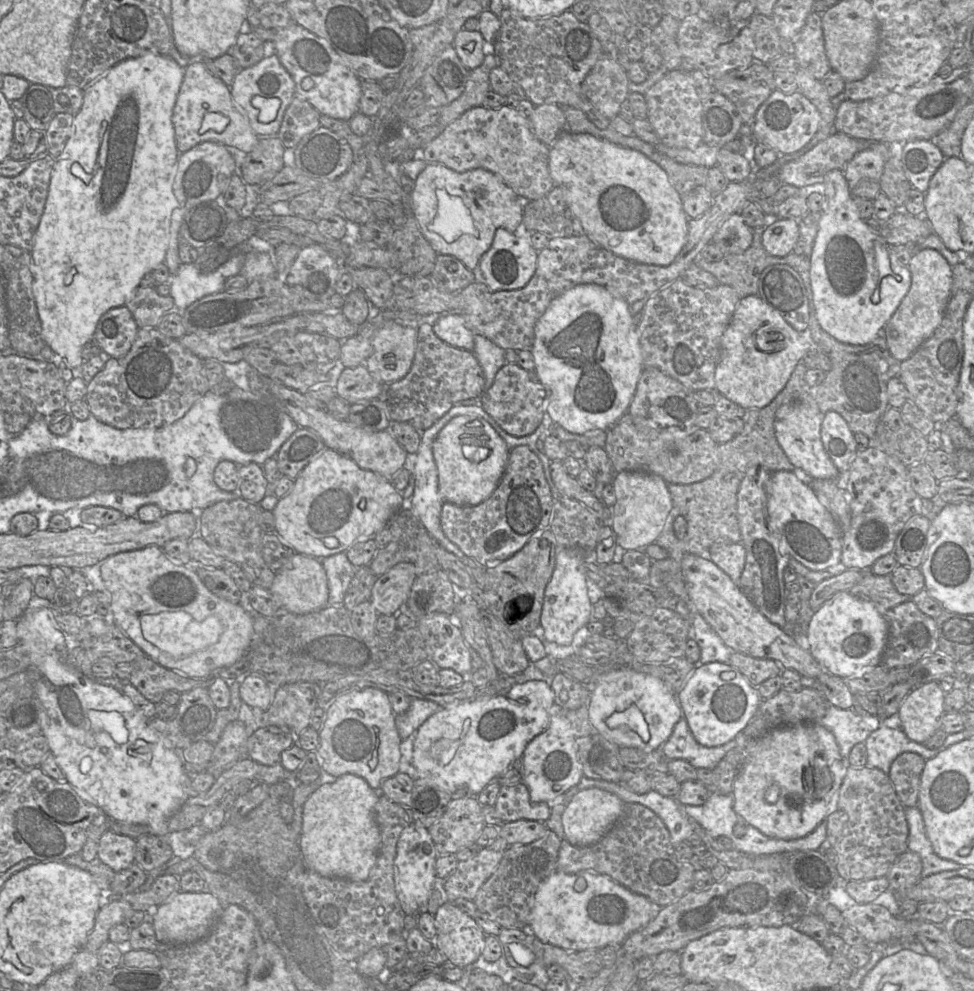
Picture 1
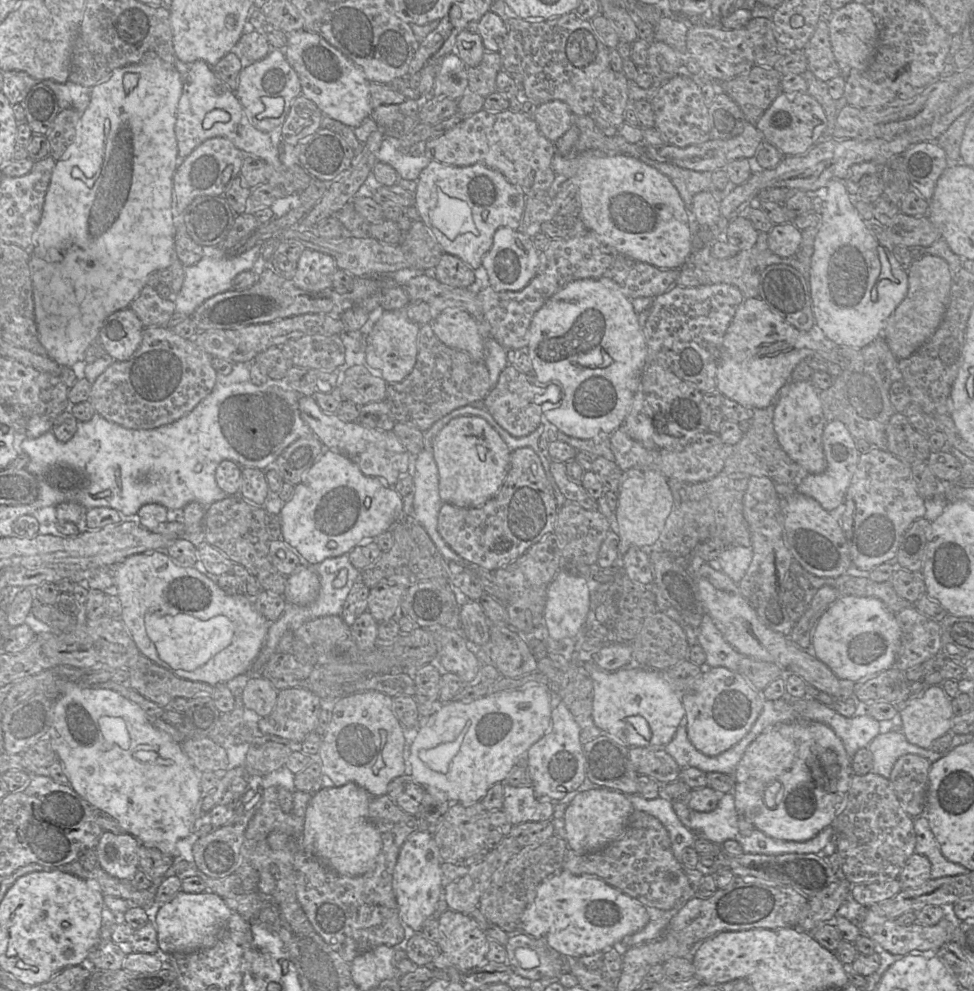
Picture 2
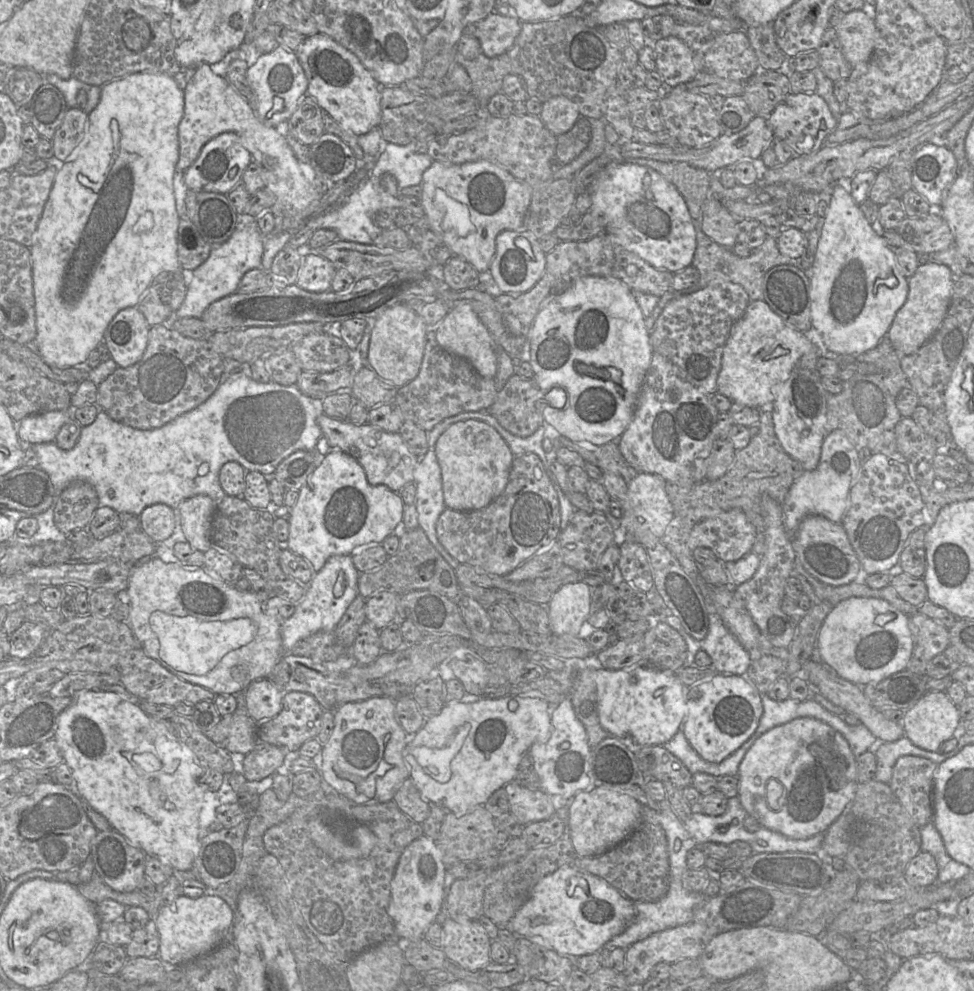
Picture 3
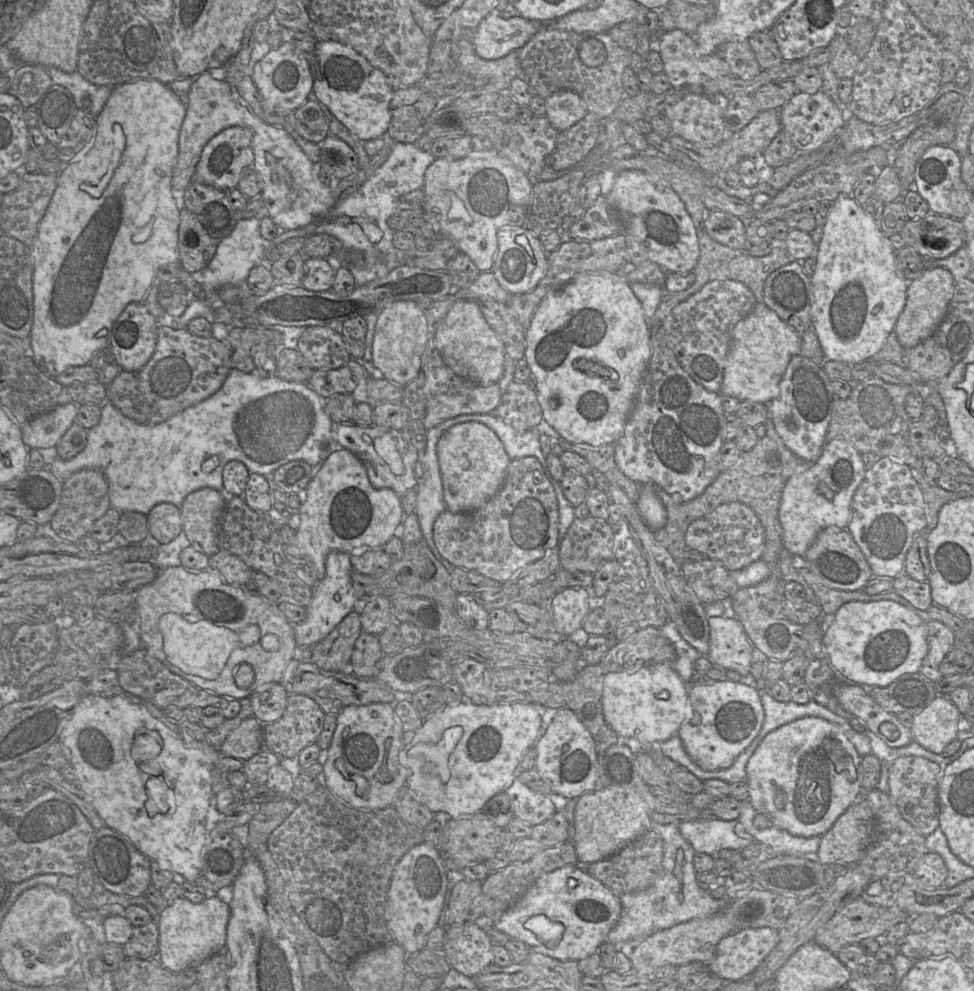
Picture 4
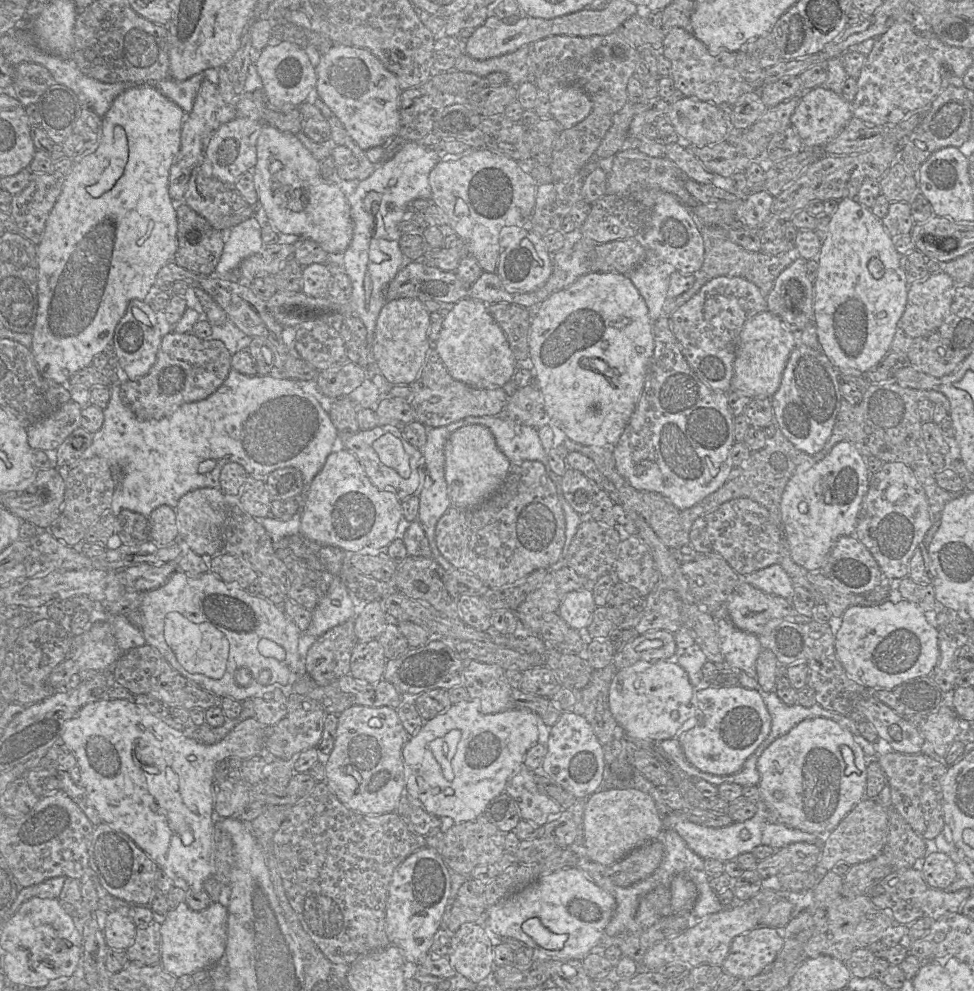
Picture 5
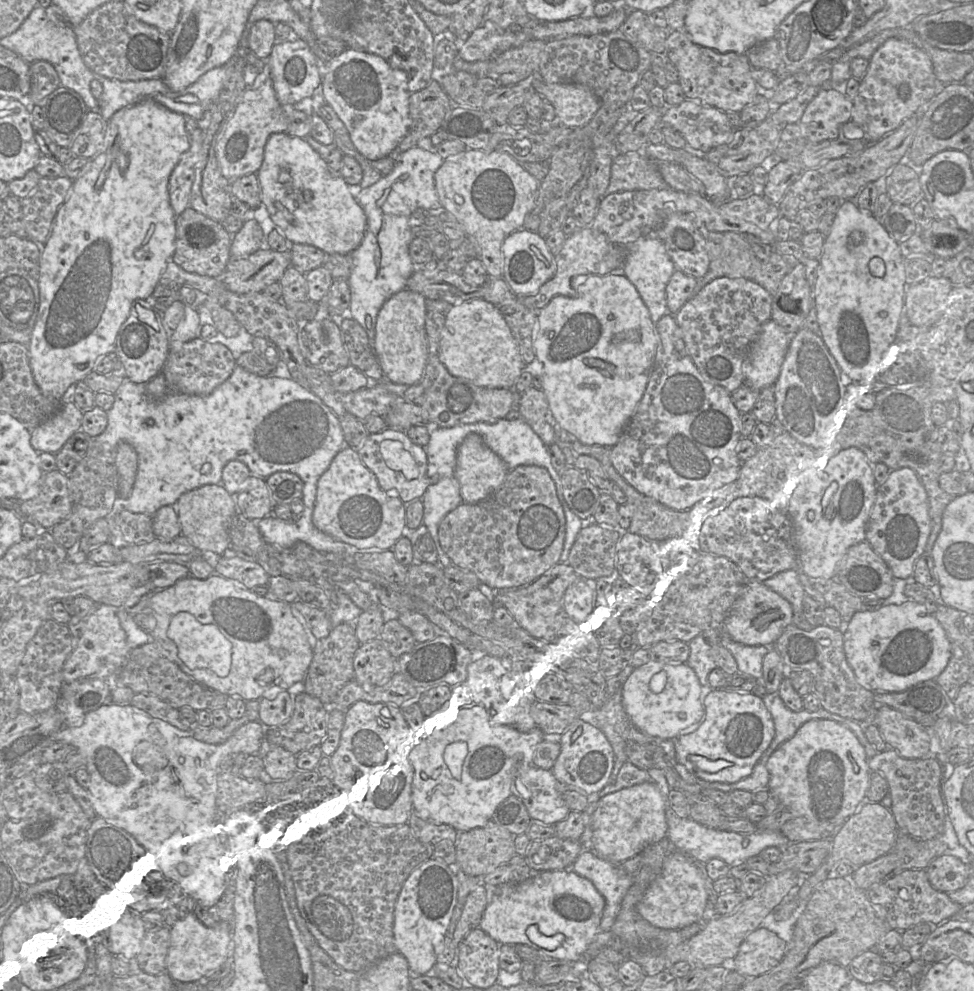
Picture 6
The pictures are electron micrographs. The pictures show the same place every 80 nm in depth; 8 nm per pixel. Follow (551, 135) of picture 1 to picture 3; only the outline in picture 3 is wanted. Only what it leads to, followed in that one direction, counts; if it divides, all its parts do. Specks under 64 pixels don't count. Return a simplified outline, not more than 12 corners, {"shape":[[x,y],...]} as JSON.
{"shape":[[566,96],[542,103],[539,118],[555,136],[581,117]]}

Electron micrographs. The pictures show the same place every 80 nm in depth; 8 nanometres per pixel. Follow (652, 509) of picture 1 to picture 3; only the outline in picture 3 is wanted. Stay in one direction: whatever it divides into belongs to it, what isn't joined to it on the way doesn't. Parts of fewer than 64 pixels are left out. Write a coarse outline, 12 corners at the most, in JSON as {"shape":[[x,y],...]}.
{"shape":[[637,473],[627,483],[621,524],[645,548],[673,518],[666,480]]}

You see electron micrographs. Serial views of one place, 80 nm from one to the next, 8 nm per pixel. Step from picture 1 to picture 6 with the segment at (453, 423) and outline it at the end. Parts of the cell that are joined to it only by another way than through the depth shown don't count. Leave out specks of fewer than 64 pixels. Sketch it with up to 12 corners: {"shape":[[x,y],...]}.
{"shape":[[469,434],[455,468],[463,503],[486,500],[509,470]]}

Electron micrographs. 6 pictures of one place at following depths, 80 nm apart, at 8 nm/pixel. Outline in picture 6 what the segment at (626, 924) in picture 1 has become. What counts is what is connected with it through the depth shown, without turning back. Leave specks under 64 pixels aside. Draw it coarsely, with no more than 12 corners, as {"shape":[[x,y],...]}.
{"shape":[[572,869],[490,888],[479,928],[578,960],[605,899]]}

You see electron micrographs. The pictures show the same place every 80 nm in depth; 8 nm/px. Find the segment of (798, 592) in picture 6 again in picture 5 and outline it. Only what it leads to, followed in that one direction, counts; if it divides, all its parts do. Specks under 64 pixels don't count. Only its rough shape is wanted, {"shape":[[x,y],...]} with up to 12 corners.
{"shape":[[779,564],[742,581],[791,601],[794,584]]}

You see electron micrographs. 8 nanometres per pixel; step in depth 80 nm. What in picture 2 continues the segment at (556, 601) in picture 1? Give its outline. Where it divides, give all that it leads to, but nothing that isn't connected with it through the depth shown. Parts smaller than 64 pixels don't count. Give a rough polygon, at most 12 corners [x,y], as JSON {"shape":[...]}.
{"shape":[[561,568],[550,583],[544,626],[575,638],[590,612],[585,577]]}

